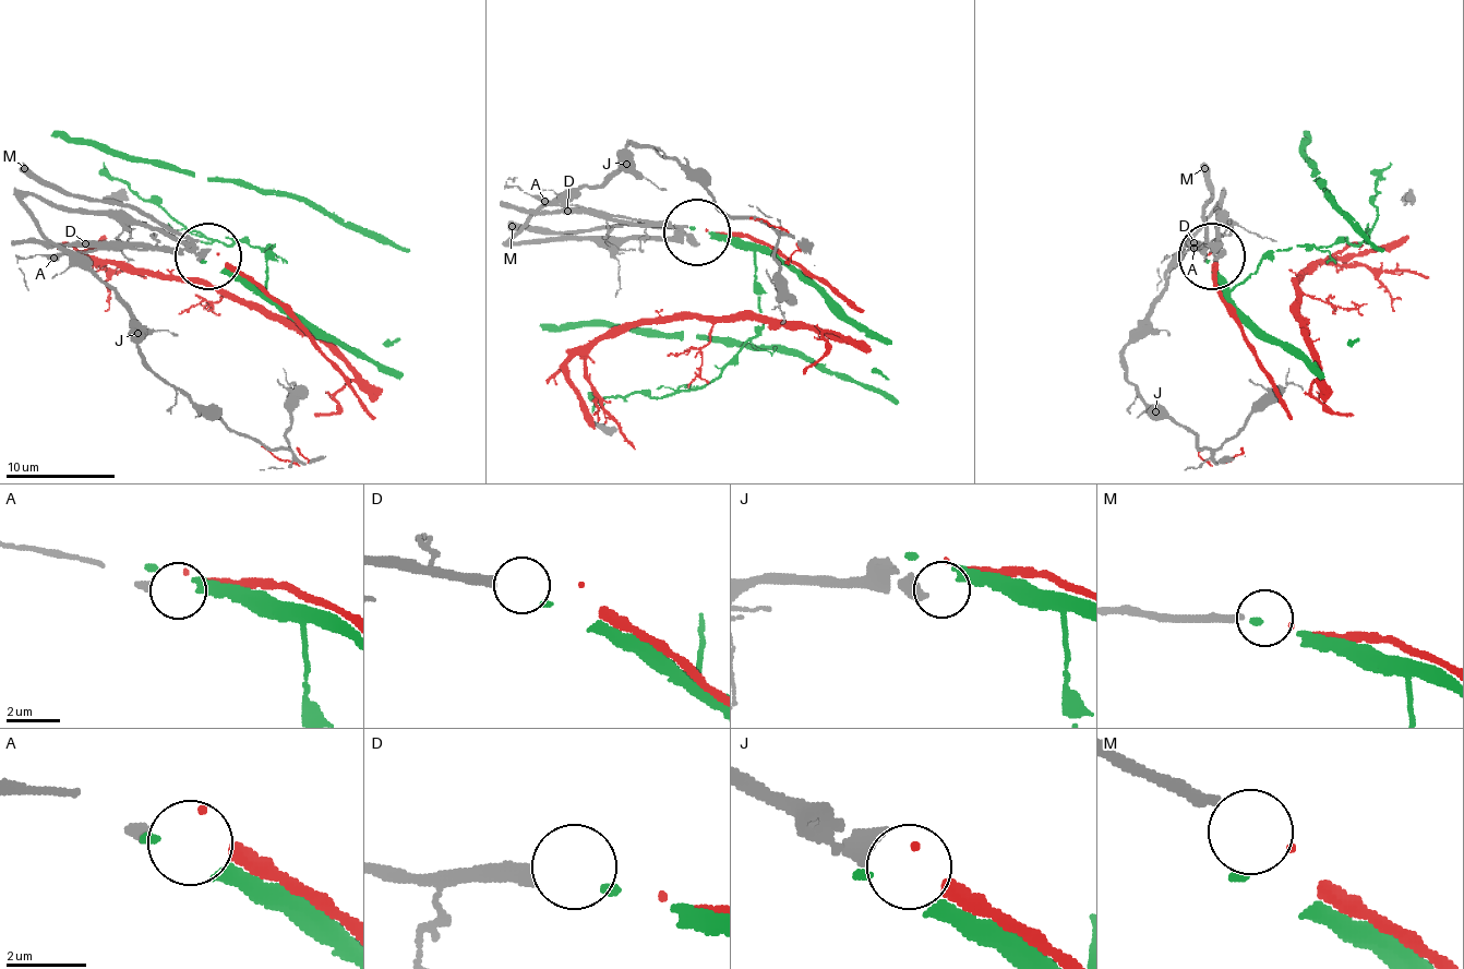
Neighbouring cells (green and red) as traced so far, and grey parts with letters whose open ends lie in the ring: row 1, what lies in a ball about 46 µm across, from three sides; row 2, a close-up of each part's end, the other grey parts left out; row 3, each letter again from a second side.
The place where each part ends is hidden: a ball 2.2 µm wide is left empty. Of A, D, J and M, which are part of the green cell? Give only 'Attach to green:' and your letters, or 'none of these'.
Attach to green: D

